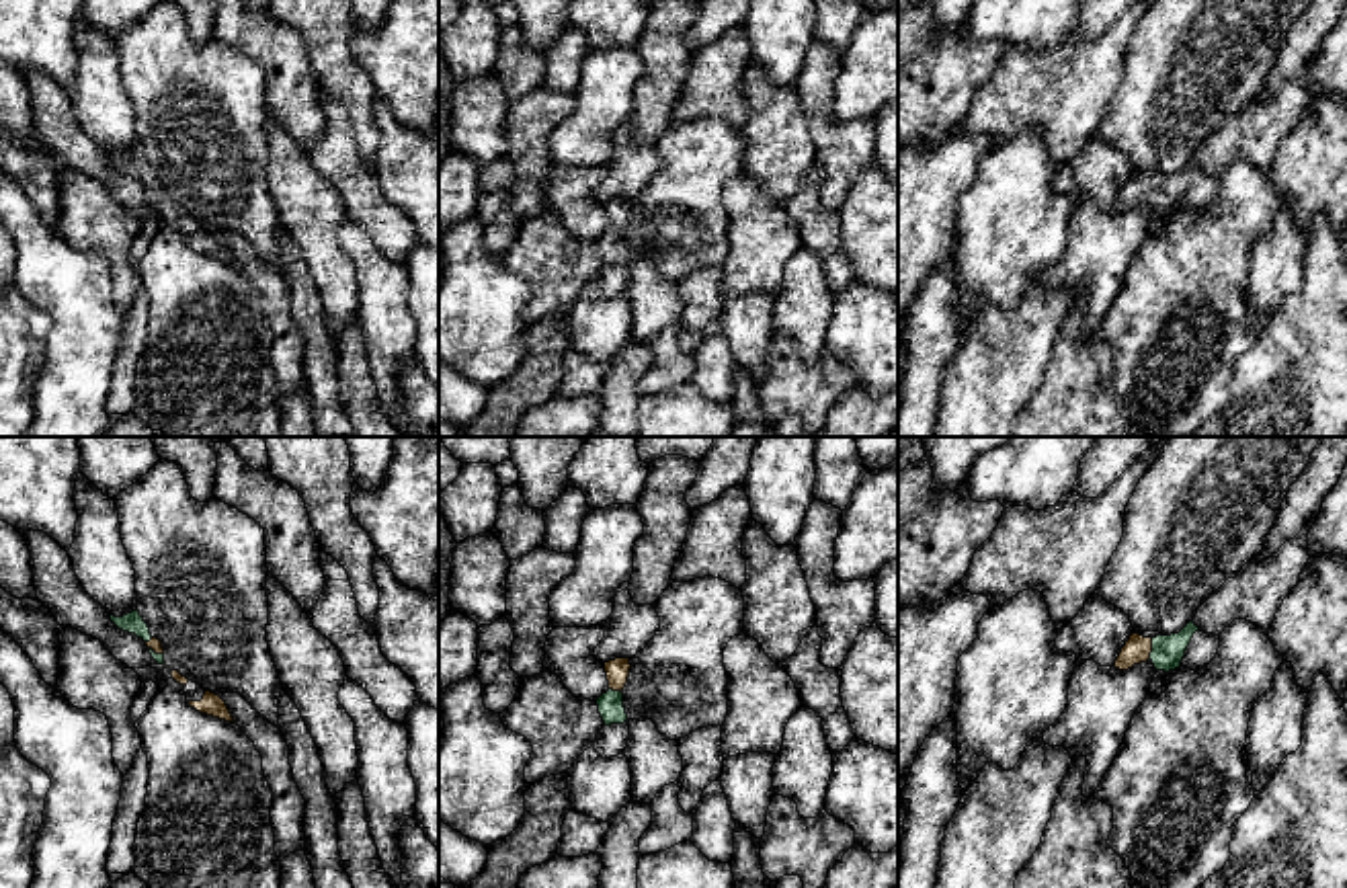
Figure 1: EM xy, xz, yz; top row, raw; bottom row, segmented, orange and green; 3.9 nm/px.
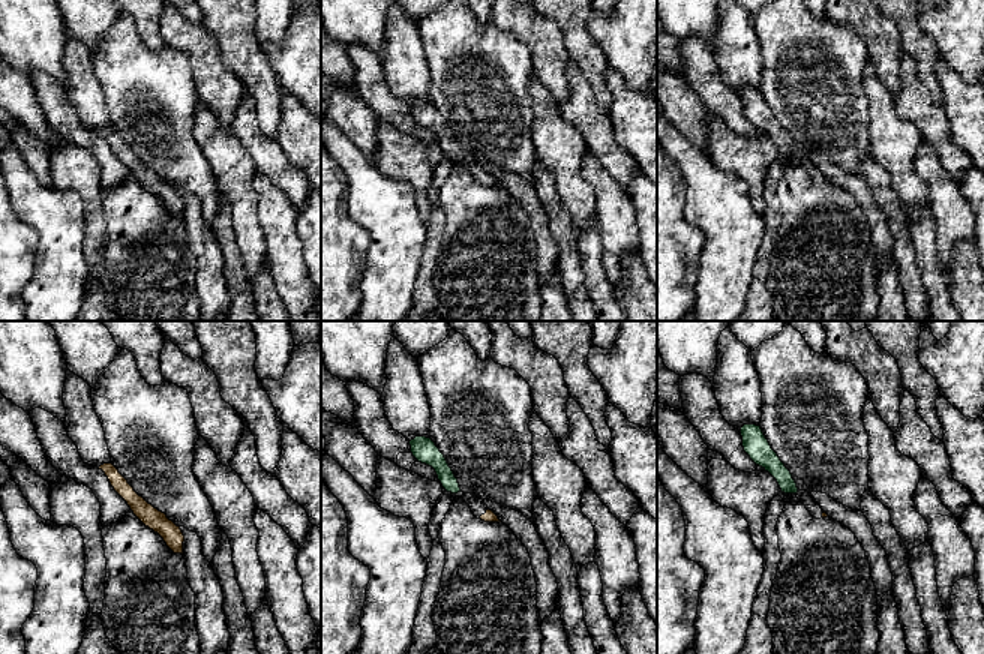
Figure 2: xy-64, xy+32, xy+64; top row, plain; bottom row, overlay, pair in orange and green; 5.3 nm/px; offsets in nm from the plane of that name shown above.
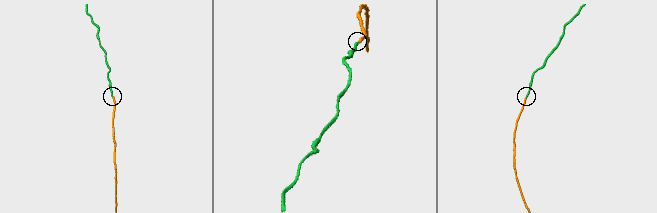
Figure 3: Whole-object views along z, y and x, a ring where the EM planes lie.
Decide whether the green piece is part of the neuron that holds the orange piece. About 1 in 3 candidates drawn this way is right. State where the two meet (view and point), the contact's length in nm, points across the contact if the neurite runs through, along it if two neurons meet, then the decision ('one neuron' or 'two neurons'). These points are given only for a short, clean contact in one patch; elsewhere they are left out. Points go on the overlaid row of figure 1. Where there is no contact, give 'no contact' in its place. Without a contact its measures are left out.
contact yz (1151, 649); length 80 nm; way yz (1136, 649), (1151, 649), (1167, 653); one neuron

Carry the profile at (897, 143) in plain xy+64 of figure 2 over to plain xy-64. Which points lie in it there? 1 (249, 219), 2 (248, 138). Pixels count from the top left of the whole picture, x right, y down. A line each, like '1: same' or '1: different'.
1: same
2: different

